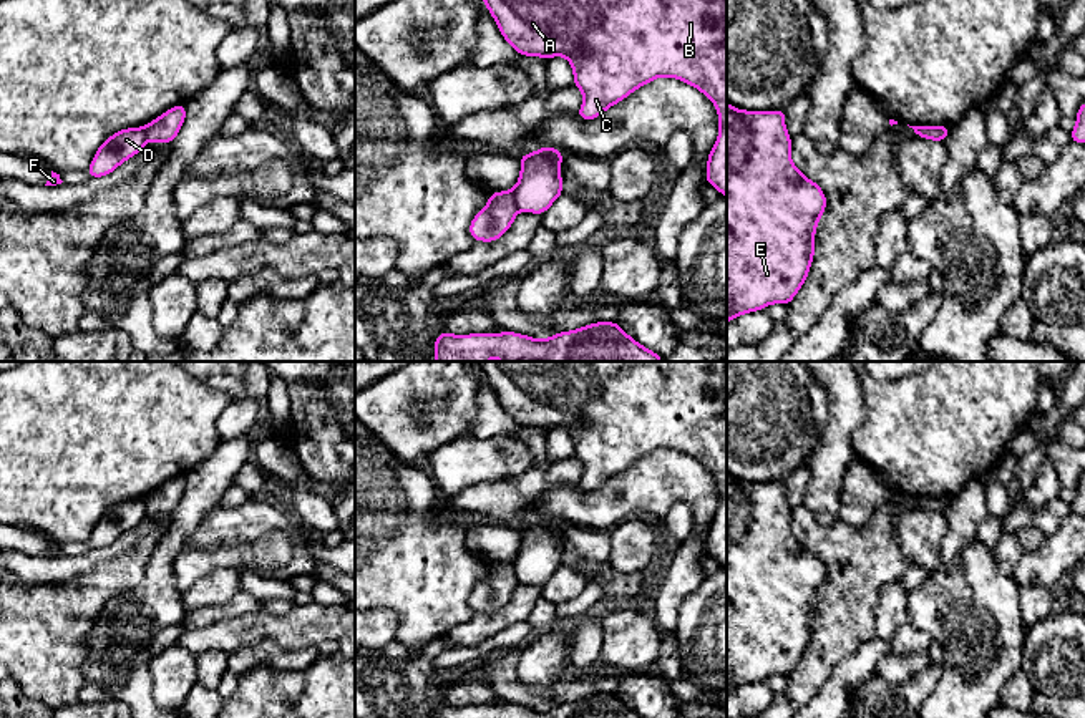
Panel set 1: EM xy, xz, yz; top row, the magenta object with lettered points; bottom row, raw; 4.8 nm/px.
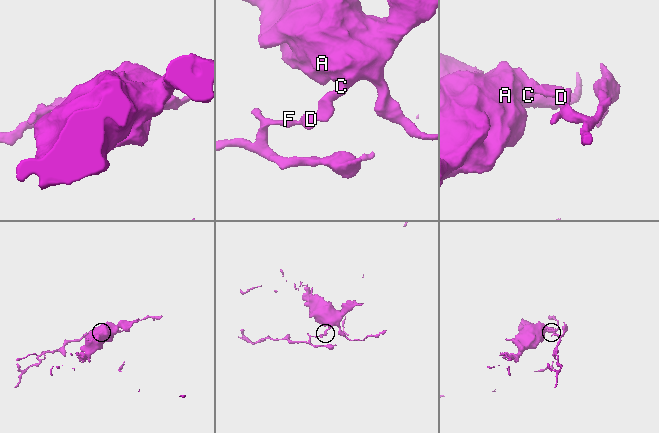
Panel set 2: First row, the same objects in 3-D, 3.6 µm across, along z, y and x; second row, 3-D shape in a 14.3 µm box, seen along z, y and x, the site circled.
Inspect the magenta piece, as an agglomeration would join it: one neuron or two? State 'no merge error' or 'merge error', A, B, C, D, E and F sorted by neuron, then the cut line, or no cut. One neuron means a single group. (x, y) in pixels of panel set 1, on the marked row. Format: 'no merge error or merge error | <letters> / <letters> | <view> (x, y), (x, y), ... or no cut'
merge error | A B C E / D F | xz (511, 191), (518, 209)

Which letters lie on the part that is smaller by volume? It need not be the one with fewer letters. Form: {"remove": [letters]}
{"remove": ["D", "F"]}

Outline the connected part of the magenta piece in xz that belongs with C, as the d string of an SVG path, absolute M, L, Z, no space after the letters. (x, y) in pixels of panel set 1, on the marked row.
M484 0L504 40L524 56L566 56L584 93L581 119L596 119L642 85L672 76L698 88L718 111L720 131L707 163L707 182L727 197L727 0Z

